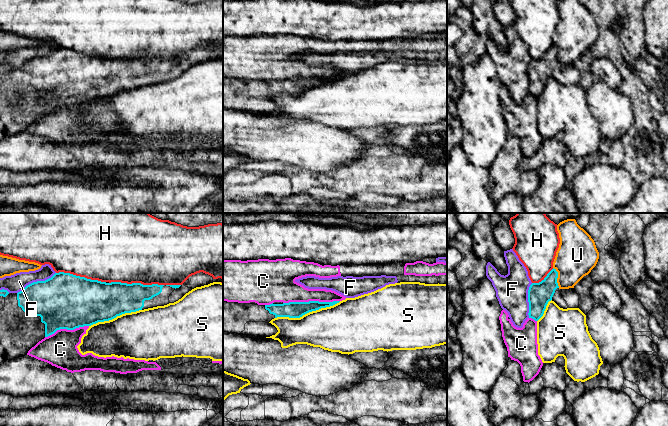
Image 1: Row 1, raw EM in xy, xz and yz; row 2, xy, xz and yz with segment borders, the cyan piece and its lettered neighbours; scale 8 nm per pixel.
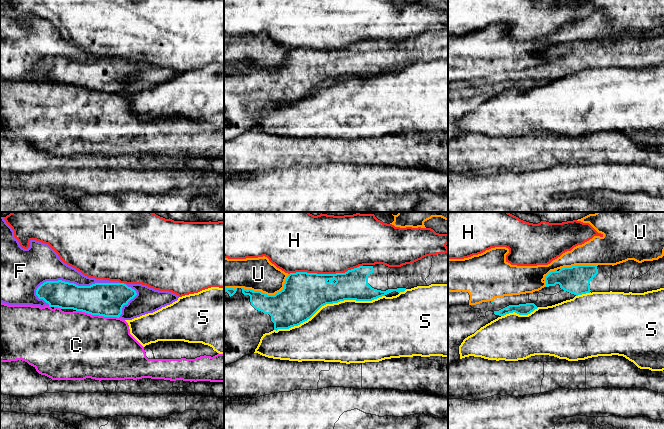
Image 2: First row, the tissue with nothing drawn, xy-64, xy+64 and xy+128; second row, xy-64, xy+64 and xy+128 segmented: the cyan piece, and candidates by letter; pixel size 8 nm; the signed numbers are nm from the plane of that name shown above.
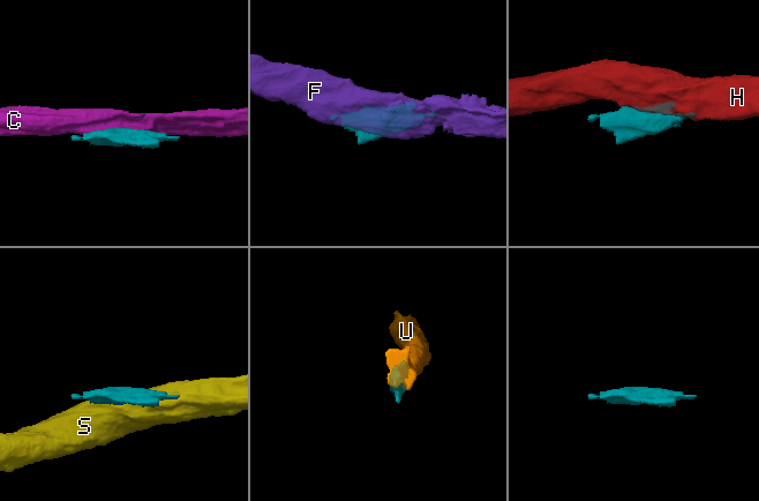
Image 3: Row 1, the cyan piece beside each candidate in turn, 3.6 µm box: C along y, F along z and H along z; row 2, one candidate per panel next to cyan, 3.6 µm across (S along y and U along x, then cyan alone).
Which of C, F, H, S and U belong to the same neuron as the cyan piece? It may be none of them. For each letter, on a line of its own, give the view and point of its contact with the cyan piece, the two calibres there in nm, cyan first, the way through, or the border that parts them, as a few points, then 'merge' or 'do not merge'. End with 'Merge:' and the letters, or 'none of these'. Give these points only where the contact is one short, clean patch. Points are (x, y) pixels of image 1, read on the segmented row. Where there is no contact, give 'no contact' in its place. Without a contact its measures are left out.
C: xz (311, 301) | 130/220 nm | do not merge
F: xy (37, 281) | 420/150 nm | do not merge
H: xy (136, 283) | 280/500 nm | do not merge
S: xz (307, 312) | 130/360 nm | do not merge
U: yz (557, 277) | 190/320 nm | do not merge
Merge: none of these

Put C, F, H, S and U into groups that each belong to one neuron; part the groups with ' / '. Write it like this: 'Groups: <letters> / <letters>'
Groups: C / F / H / S / U

